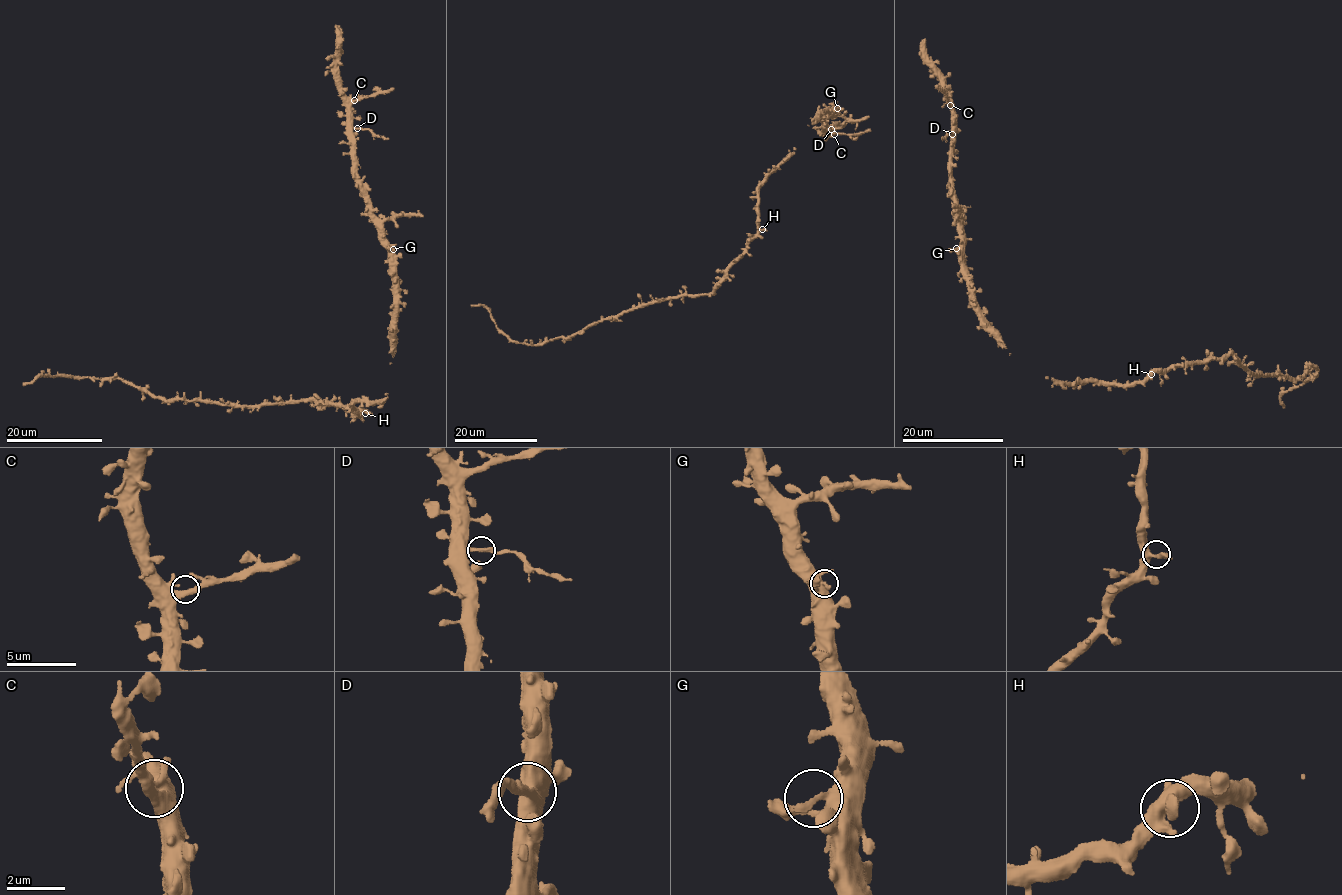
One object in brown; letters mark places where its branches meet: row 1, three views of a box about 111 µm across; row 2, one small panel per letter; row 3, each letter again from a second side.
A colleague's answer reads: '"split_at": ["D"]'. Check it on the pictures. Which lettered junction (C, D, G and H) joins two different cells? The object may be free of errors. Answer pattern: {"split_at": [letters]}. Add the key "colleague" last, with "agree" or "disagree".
{"split_at": ["D"], "colleague": "agree"}

